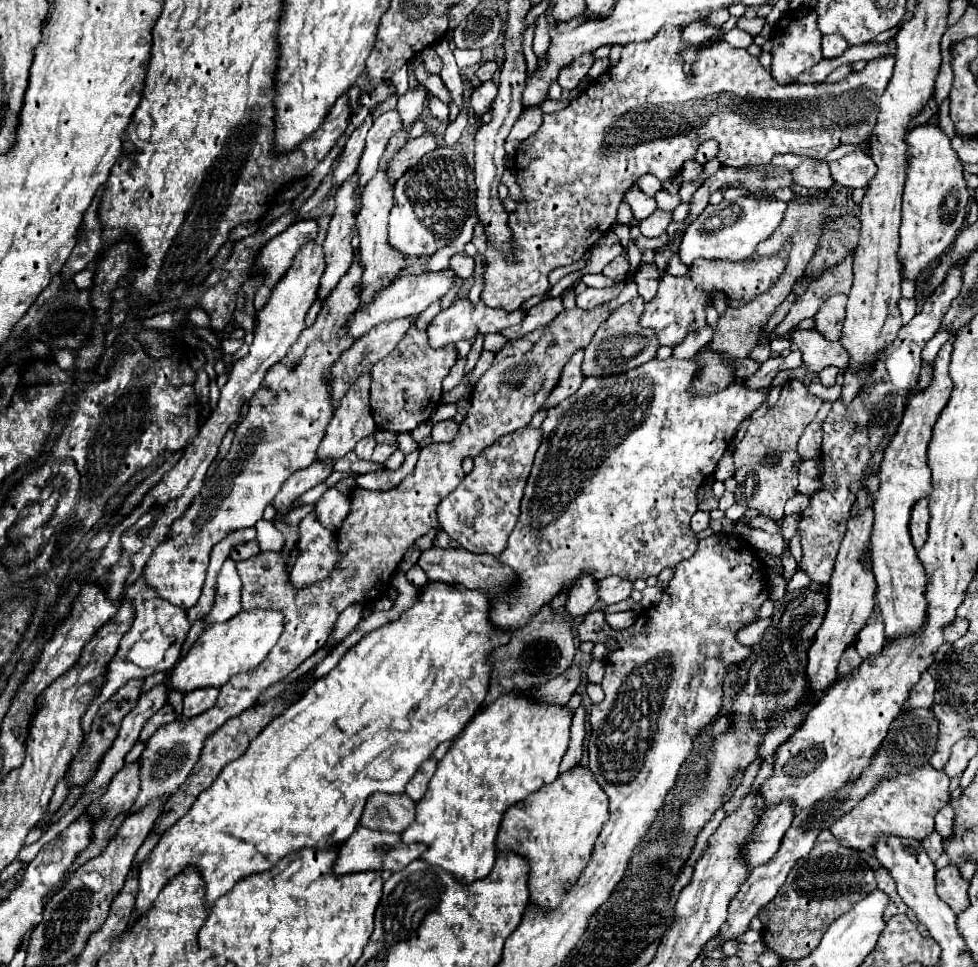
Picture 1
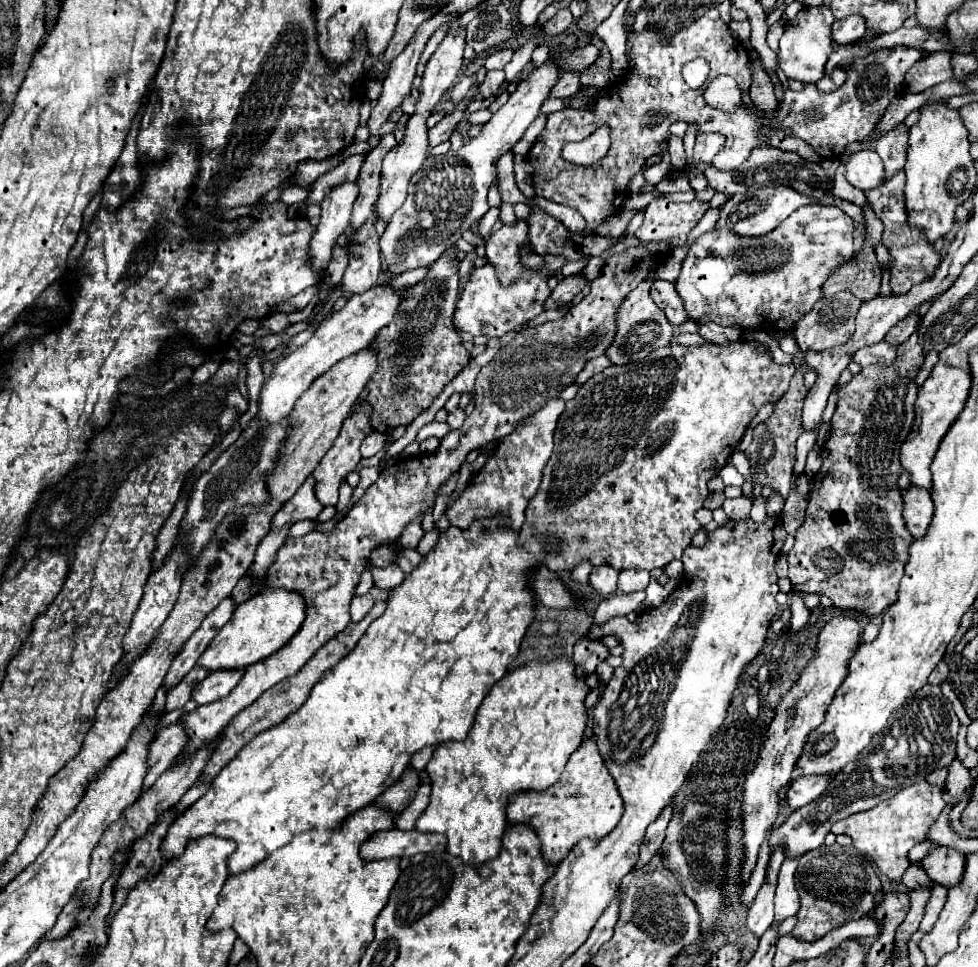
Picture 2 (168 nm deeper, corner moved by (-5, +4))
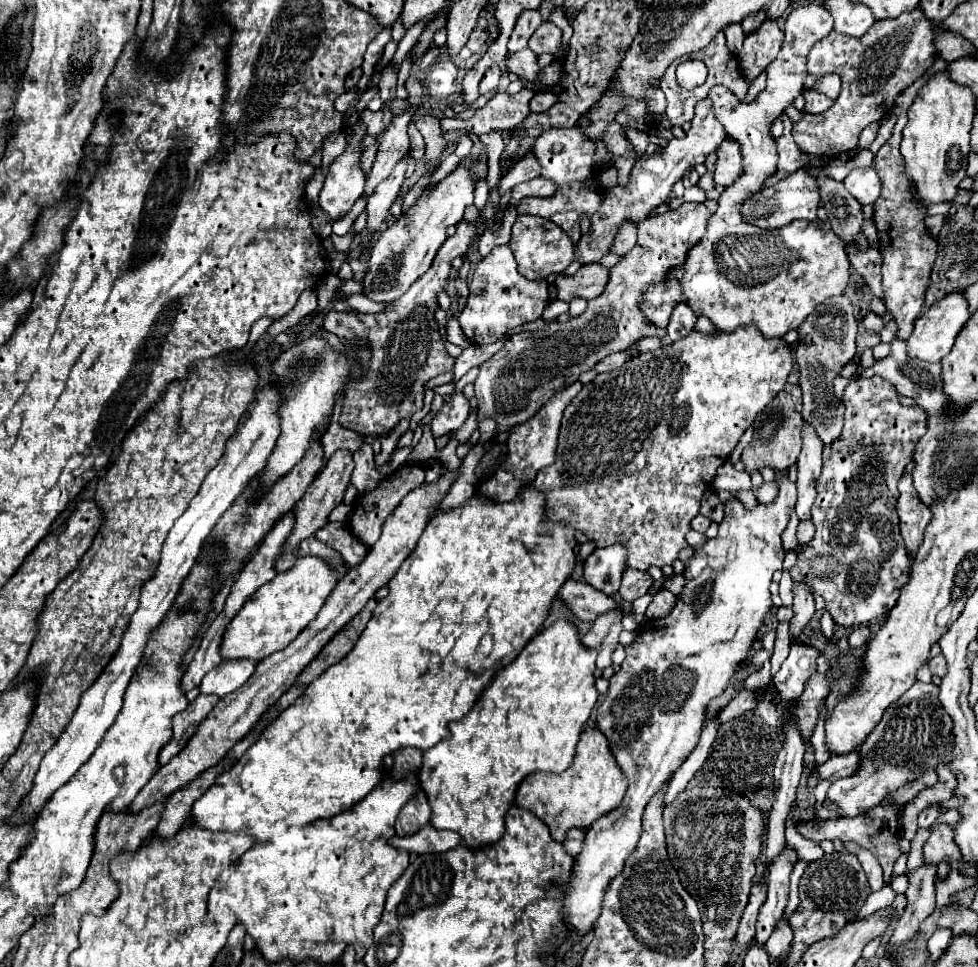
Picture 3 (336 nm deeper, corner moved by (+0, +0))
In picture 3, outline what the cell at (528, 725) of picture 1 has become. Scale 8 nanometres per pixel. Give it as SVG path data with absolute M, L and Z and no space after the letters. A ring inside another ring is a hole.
M558 619L554 625L534 635L522 653L492 677L474 709L460 721L450 721L450 735L424 751L418 777L432 807L430 825L460 833L464 845L472 849L498 841L504 835L504 813L508 811L520 781L534 771L564 773L570 767L580 731L598 701L594 661L596 651L582 645L578 627L566 619Z

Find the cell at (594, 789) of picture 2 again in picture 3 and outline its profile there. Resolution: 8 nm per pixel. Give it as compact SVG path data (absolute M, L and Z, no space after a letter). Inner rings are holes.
M586 727L580 733L574 763L562 775L542 771L530 773L526 781L518 785L514 803L542 819L550 827L554 841L562 843L568 829L590 827L598 817L610 813L610 809L616 809L622 803L626 789L626 775L618 767L606 735L598 727Z

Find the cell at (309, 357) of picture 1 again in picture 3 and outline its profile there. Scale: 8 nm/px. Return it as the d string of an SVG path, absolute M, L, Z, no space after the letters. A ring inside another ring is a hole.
M404 157L390 173L390 177L386 181L382 181L374 191L372 195L368 197L368 205L366 205L366 211L368 211L368 237L372 237L372 233L382 225L382 221L388 217L388 211L390 211L390 205L394 203L394 199L398 197L400 193L400 187L402 187L402 181L404 181L404 173L408 169L408 159Z

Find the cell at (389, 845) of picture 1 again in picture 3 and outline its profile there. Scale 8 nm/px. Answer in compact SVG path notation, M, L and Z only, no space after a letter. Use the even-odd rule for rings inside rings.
M426 825L424 829L420 829L414 835L392 837L390 845L412 851L412 853L436 853L436 851L440 853L440 851L454 849L460 841L462 841L462 837L454 831L438 831L432 825Z

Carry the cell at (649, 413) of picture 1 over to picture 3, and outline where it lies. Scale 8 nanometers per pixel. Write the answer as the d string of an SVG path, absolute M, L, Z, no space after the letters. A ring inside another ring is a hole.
M744 325L734 329L732 333L724 331L714 331L710 335L692 331L686 335L682 341L664 345L656 351L650 353L640 353L628 363L624 363L620 369L600 373L596 375L594 381L586 383L582 391L570 401L570 405L564 409L562 417L562 427L560 427L560 437L558 437L558 457L550 467L544 467L538 471L534 479L534 487L544 493L546 497L546 517L552 521L566 521L576 529L576 541L578 545L586 541L594 541L596 547L606 547L614 543L622 543L628 547L628 567L642 569L646 571L650 565L672 565L678 557L678 551L684 549L686 543L686 533L690 531L690 521L698 515L700 511L700 499L702 493L708 489L712 483L716 469L728 459L736 443L740 441L742 433L754 423L756 415L778 395L778 391L784 389L786 377L790 375L794 367L794 357L790 345L782 337L762 337L760 329L756 325Z

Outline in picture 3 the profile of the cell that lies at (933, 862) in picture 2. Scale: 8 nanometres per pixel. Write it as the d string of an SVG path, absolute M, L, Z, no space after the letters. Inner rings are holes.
M934 823L930 829L930 837L924 843L924 861L932 861L938 865L944 859L960 859L960 849L954 843L954 831L944 823Z

